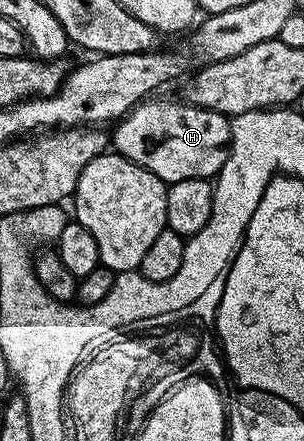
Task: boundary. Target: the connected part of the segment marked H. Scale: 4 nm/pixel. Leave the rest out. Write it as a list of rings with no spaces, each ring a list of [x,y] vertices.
[[[148,98],[114,124],[114,150],[129,161],[149,169],[149,173],[153,173],[160,181],[168,185],[190,179],[214,180],[231,152],[231,119],[216,111],[195,107],[186,101],[174,103],[171,99],[159,98]]]

